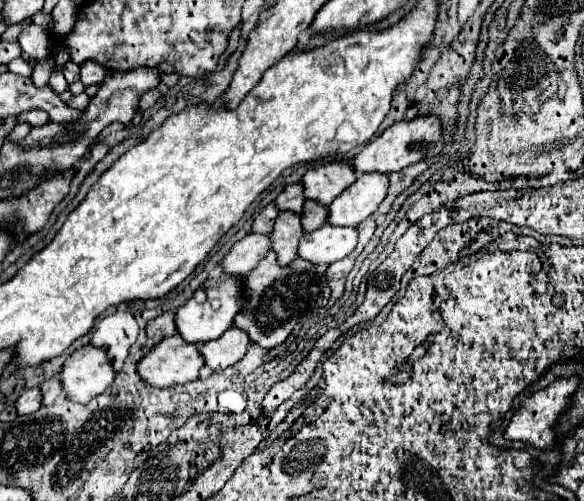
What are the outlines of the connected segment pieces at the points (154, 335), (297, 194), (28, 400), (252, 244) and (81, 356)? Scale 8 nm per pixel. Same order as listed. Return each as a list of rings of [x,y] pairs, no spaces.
[[[165,312],[147,324],[147,336],[155,344],[159,344],[163,338],[175,336],[175,334],[177,334],[177,326],[175,326],[175,314],[173,312]]]
[[[289,184],[285,186],[285,190],[277,196],[275,200],[279,210],[293,210],[293,212],[301,212],[303,204],[305,204],[305,196],[303,196],[303,184]]]
[[[35,386],[35,388],[25,390],[25,392],[19,396],[19,400],[17,400],[17,414],[21,414],[21,416],[33,414],[39,406],[41,406],[41,400],[39,400],[39,386]]]
[[[247,234],[225,256],[225,260],[221,262],[223,270],[227,274],[245,276],[247,272],[251,272],[251,268],[255,268],[255,264],[259,264],[259,260],[263,260],[263,256],[269,250],[271,250],[269,234]]]
[[[93,344],[75,350],[61,370],[65,396],[79,404],[87,404],[95,396],[103,394],[113,384],[115,376],[117,372],[113,370],[107,350]]]

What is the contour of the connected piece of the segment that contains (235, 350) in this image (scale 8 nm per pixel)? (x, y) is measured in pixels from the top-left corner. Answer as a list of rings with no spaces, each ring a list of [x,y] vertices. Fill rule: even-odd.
[[[229,328],[221,338],[201,344],[199,350],[205,358],[205,364],[219,372],[219,370],[239,362],[245,356],[249,344],[251,344],[251,340],[241,328]]]

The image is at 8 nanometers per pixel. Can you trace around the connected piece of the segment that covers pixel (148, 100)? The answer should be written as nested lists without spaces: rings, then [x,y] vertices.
[[[157,88],[151,90],[151,92],[145,92],[145,94],[141,96],[141,102],[139,102],[139,114],[143,114],[147,108],[151,108],[159,98],[161,98],[161,94],[159,94]]]

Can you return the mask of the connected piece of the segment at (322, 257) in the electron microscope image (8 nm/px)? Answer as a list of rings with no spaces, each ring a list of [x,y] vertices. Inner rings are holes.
[[[325,224],[301,238],[299,256],[313,264],[333,264],[351,254],[357,246],[357,240],[357,228]]]

